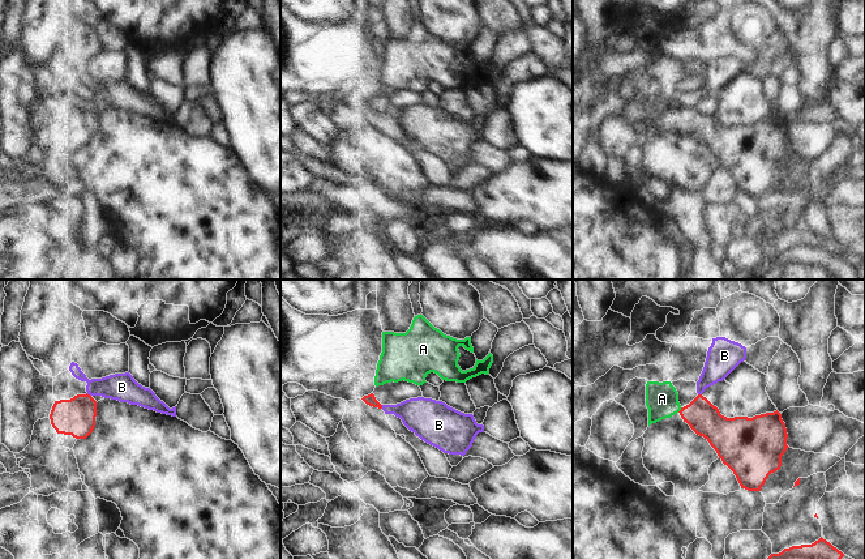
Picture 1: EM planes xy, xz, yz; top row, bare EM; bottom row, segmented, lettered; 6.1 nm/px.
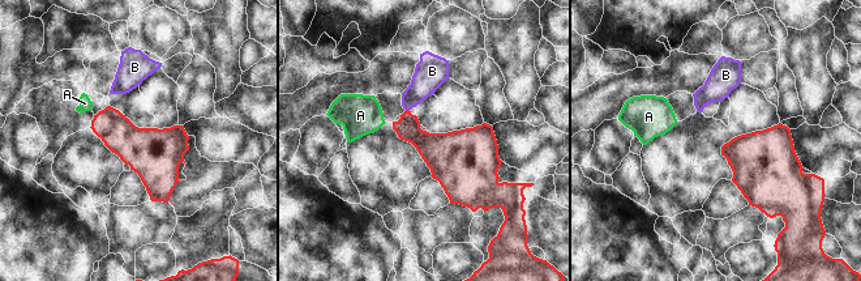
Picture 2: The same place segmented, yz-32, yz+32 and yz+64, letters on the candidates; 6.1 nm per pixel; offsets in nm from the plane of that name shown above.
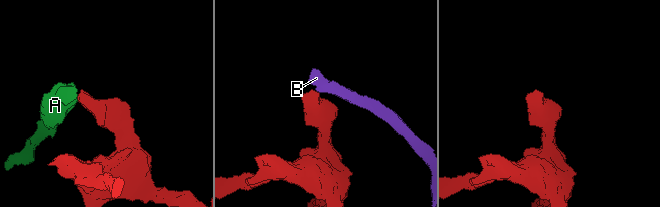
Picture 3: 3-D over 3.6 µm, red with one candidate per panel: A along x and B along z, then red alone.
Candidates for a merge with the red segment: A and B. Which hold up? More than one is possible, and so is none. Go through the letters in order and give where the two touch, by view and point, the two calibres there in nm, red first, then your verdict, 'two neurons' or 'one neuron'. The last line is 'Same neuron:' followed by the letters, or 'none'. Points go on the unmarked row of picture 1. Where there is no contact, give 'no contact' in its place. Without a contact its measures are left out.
A: yz (680, 118) | 200/200 nm | one neuron
B: xy (89, 102) | 240/170 nm | two neurons
Same neuron: A

